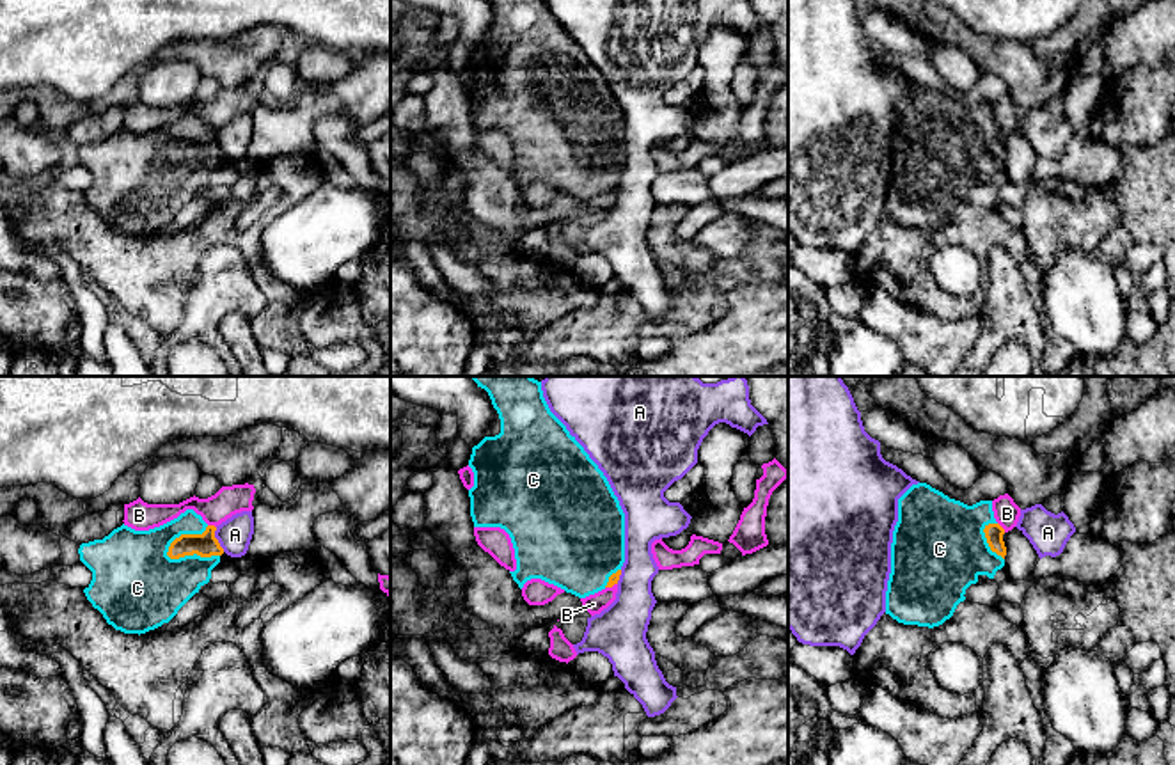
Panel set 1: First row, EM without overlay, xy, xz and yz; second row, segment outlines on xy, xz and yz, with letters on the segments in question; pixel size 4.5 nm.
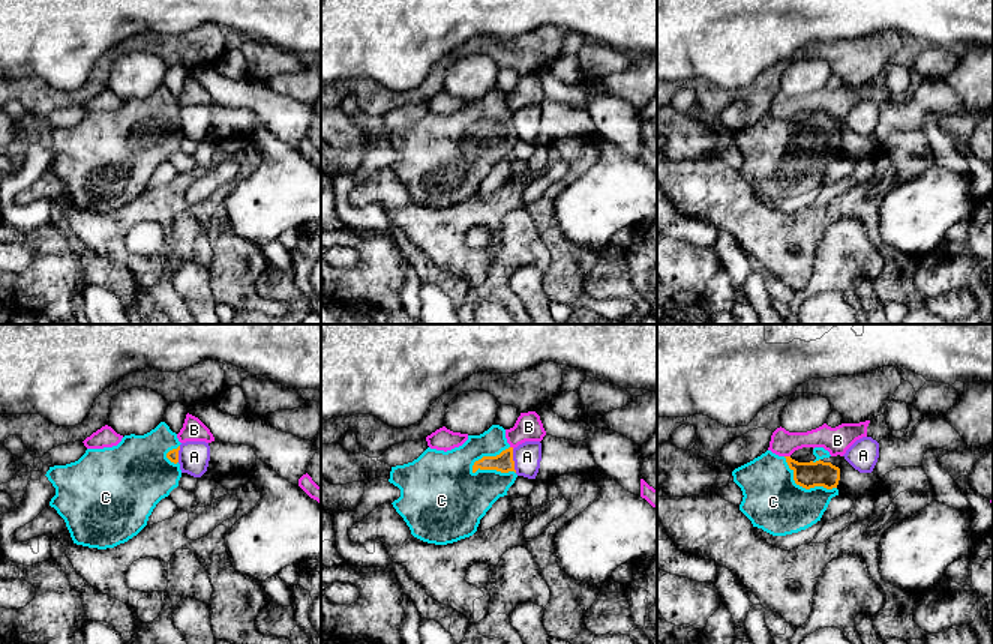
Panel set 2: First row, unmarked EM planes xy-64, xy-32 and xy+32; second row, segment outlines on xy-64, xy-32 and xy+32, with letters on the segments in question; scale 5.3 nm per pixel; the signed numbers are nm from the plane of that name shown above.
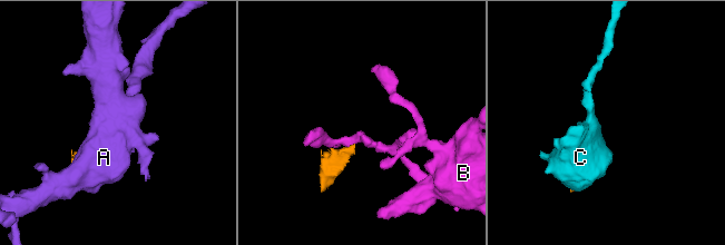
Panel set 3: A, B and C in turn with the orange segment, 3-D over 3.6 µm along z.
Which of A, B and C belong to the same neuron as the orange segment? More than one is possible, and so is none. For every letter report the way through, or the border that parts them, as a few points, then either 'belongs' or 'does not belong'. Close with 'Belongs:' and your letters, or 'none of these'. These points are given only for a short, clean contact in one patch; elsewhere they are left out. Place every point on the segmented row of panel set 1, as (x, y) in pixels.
A: does not belong
B: does not belong
C: belongs
Belongs: C

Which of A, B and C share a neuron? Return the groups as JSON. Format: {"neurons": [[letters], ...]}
{"neurons": [["A"], ["B"], ["C"]]}

